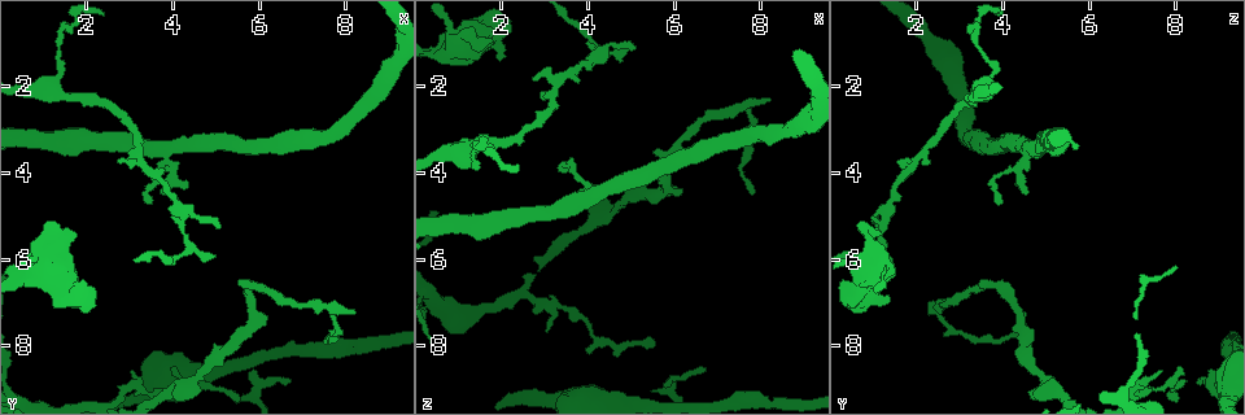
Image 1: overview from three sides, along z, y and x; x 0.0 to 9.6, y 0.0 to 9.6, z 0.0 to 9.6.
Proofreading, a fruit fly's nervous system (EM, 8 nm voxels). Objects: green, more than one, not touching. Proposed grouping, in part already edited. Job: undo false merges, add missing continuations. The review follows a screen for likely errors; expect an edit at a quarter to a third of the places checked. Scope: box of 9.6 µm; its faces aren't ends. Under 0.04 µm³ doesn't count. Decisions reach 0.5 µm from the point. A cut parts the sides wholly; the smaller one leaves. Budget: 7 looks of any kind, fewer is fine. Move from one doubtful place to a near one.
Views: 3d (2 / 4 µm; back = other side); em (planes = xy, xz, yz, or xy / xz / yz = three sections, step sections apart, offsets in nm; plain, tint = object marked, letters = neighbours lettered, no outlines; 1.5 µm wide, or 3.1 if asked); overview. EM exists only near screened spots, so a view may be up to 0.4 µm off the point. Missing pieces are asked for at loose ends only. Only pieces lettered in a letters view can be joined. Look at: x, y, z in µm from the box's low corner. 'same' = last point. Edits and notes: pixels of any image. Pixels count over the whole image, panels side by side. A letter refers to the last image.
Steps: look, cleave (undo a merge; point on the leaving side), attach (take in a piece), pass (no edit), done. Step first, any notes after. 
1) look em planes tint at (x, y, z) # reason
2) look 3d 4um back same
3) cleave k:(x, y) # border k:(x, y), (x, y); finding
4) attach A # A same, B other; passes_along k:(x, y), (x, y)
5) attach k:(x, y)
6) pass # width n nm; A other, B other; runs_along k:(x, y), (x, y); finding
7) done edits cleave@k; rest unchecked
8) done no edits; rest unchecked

look em planes letters at (8.25, 7.25, 2.25) # branch stops here

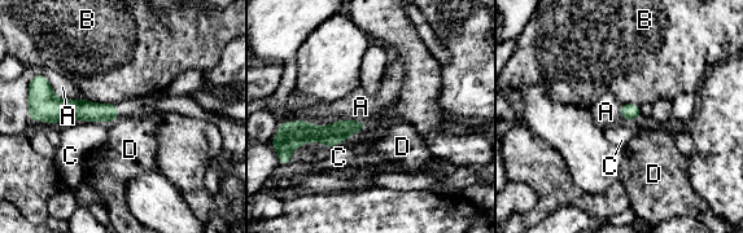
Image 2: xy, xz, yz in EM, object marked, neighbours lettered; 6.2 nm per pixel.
pass # A other, B other, C other, D other; runs_along 2:(116, 114), (55, 110), (46, 115); none of them fits

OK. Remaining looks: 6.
look em yz step 4 plain at (5.75, 6.60, 3.95) # sharp bend

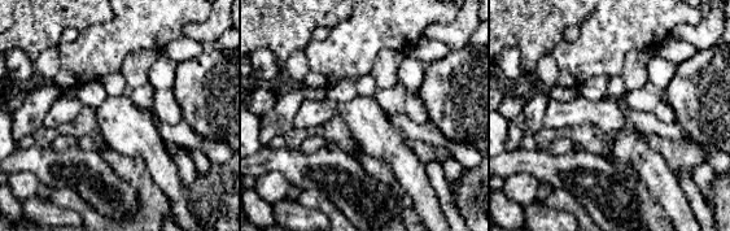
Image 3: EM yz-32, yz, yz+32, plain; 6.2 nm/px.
look em yz step 4 letters same

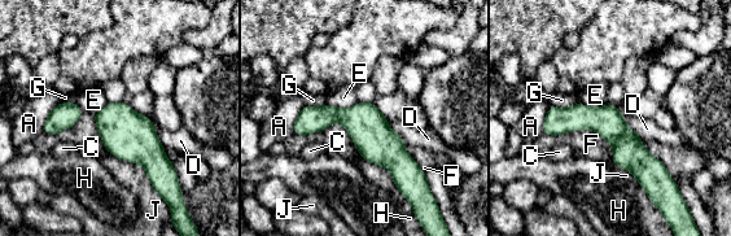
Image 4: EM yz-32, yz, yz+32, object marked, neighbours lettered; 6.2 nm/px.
pass # width 200 nm; A other, C other, D other, E other, F other, G other, H other, J other; border 4:(613, 105), (642, 138); continuous, no second neuron

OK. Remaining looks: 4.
look 3d 2um at (5.15, 5.25, 1.05) # branch stops here

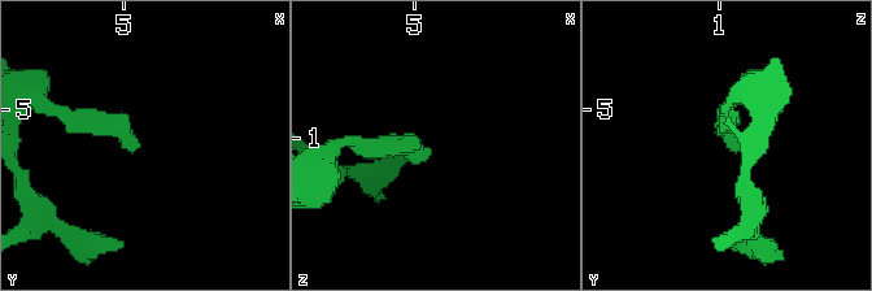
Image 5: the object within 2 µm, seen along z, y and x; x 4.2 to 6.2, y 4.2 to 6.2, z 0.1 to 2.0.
look em yz step 4 letters at (5.10, 5.24, 1.08)

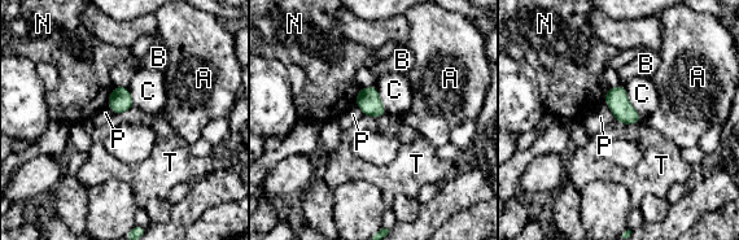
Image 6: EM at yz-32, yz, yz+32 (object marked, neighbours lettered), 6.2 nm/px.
pass # A other, B other, C other, N other, P other, T other; border 6:(604, 101), (615, 118); none of them fits

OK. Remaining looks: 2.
done no edits; rest unchecked

